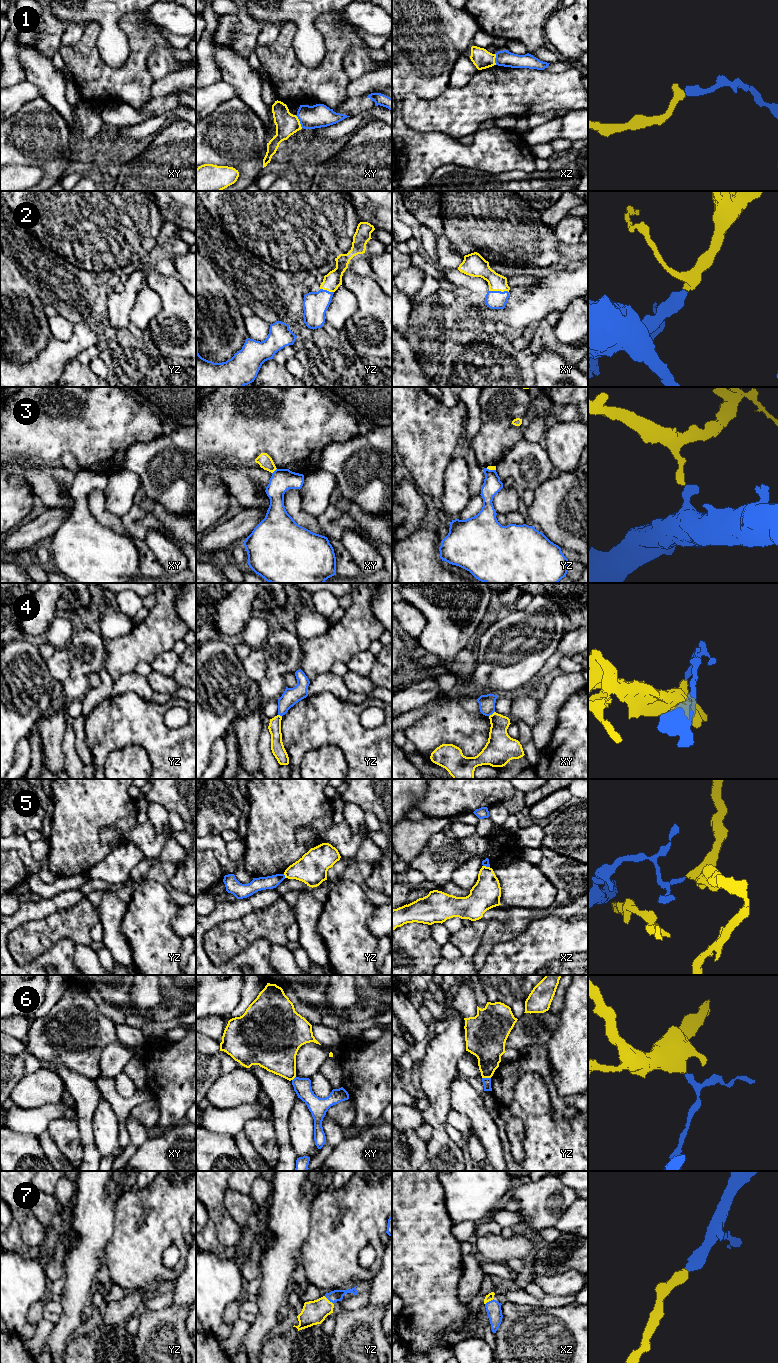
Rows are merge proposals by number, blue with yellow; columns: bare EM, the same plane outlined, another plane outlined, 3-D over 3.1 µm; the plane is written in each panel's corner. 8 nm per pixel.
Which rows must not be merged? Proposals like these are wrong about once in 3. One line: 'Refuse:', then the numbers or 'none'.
Refuse: 1, 3, 4, 5, 6

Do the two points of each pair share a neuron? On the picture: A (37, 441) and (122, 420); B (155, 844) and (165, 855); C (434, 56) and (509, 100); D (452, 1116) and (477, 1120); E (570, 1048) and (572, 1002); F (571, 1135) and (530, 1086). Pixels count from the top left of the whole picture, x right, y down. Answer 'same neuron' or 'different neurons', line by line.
A: same neuron
B: different neurons
C: different neurons
D: different neurons
E: same neuron
F: same neuron

